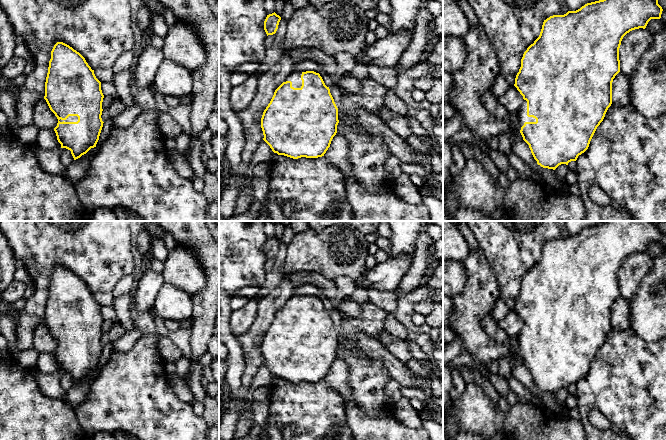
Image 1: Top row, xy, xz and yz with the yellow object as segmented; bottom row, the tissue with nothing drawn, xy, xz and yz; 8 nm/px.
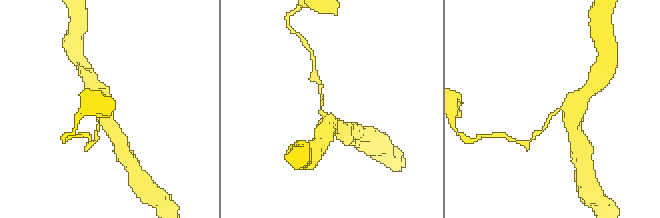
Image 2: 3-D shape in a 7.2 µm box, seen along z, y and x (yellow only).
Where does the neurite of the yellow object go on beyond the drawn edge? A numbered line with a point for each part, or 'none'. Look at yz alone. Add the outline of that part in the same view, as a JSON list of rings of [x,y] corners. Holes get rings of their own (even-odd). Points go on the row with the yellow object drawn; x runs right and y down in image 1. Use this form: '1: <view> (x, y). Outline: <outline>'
1: yz (522, 112). Outline: [[[524,100],[520,109],[517,111],[518,114],[518,128],[519,131],[525,122],[536,122],[536,119],[533,117],[527,116],[527,101]]]

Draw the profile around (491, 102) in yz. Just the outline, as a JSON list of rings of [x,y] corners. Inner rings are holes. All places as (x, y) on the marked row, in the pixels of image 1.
[[[491,88],[482,96],[482,104],[497,120],[504,120],[509,115],[509,112],[500,103],[498,96],[492,93]]]

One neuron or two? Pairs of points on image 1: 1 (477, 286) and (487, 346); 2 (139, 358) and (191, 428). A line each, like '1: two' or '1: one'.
1: one
2: one

